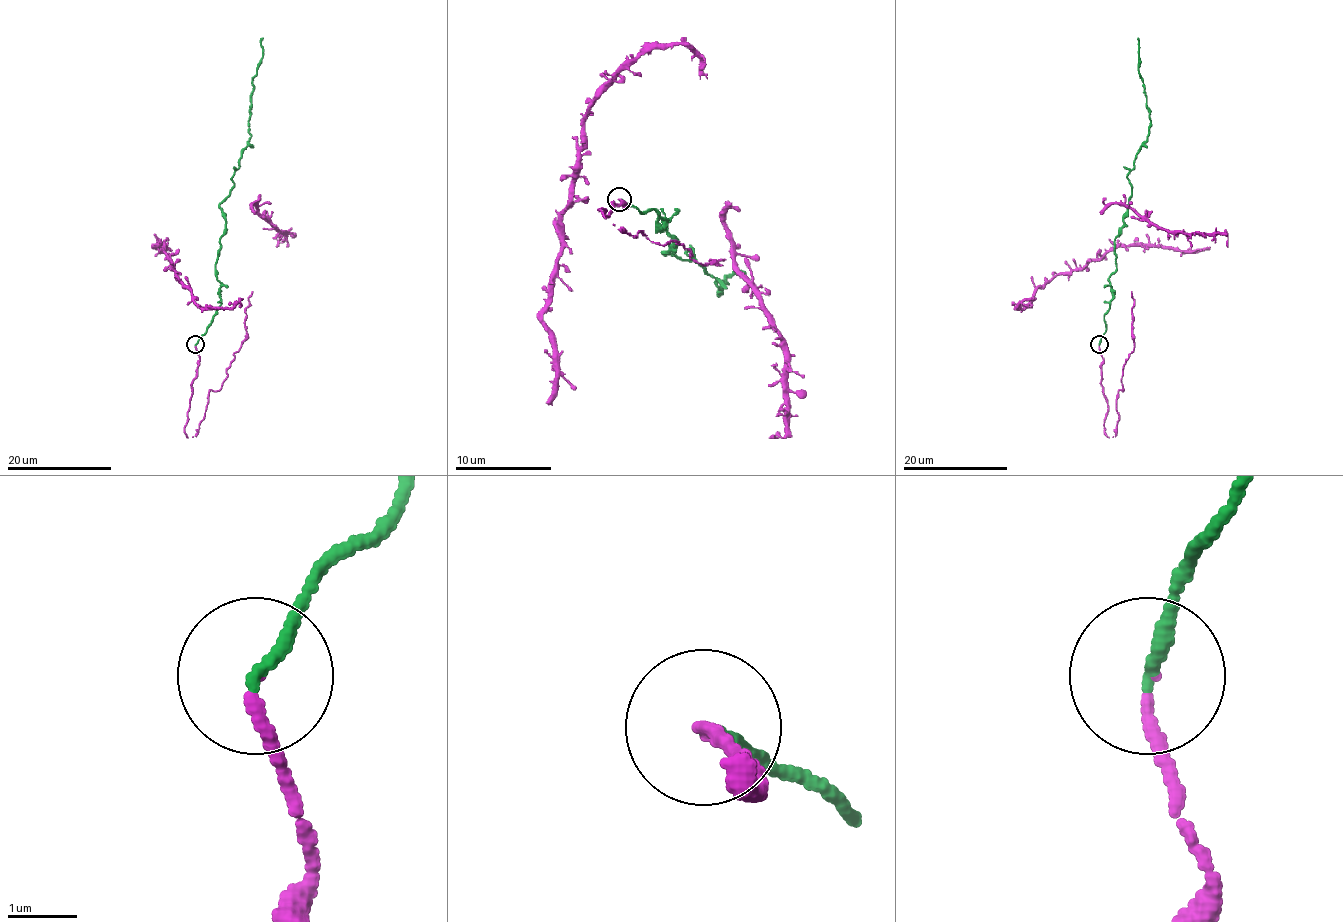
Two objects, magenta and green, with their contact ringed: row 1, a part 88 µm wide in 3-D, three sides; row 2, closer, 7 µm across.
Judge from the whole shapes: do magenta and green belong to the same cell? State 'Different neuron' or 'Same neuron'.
Same neuron

